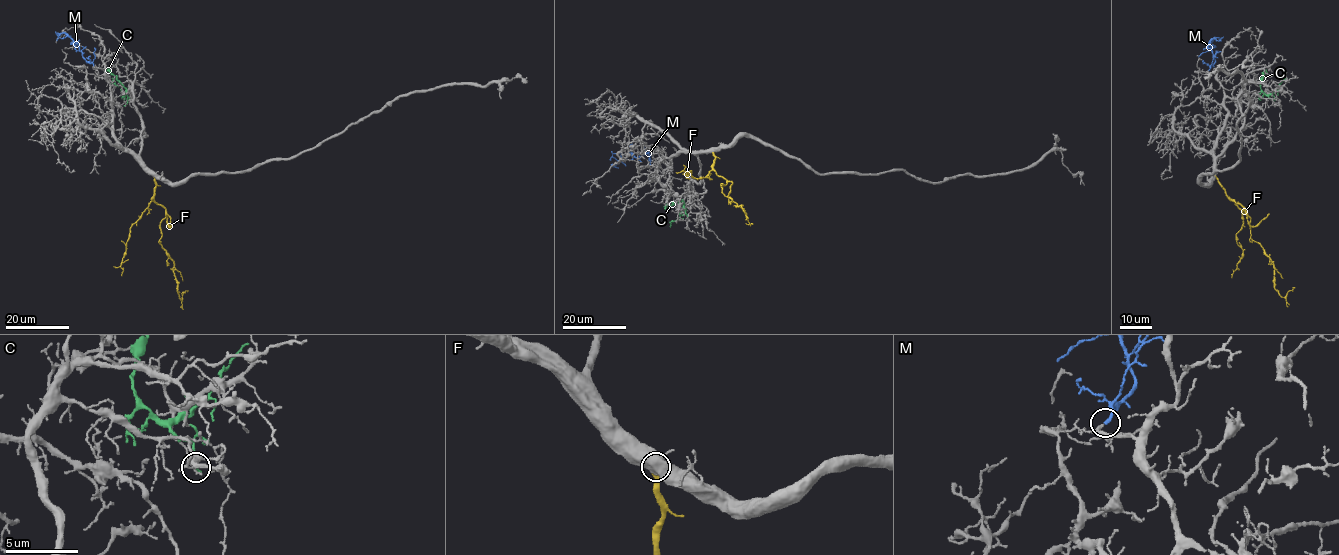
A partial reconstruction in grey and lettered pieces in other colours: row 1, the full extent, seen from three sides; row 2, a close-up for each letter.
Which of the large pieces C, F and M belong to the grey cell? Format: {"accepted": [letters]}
{"accepted": ["M"]}

